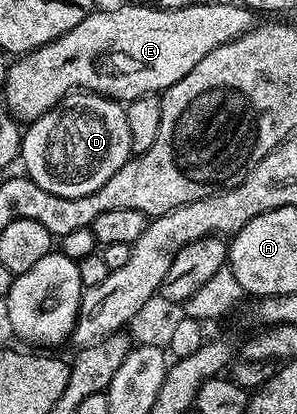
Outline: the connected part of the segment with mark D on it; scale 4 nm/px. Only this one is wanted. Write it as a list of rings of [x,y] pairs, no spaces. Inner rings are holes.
[[[80,89],[66,95],[49,113],[30,120],[28,127],[21,144],[22,170],[57,197],[85,197],[85,193],[101,189],[133,155],[126,106],[94,91]]]

